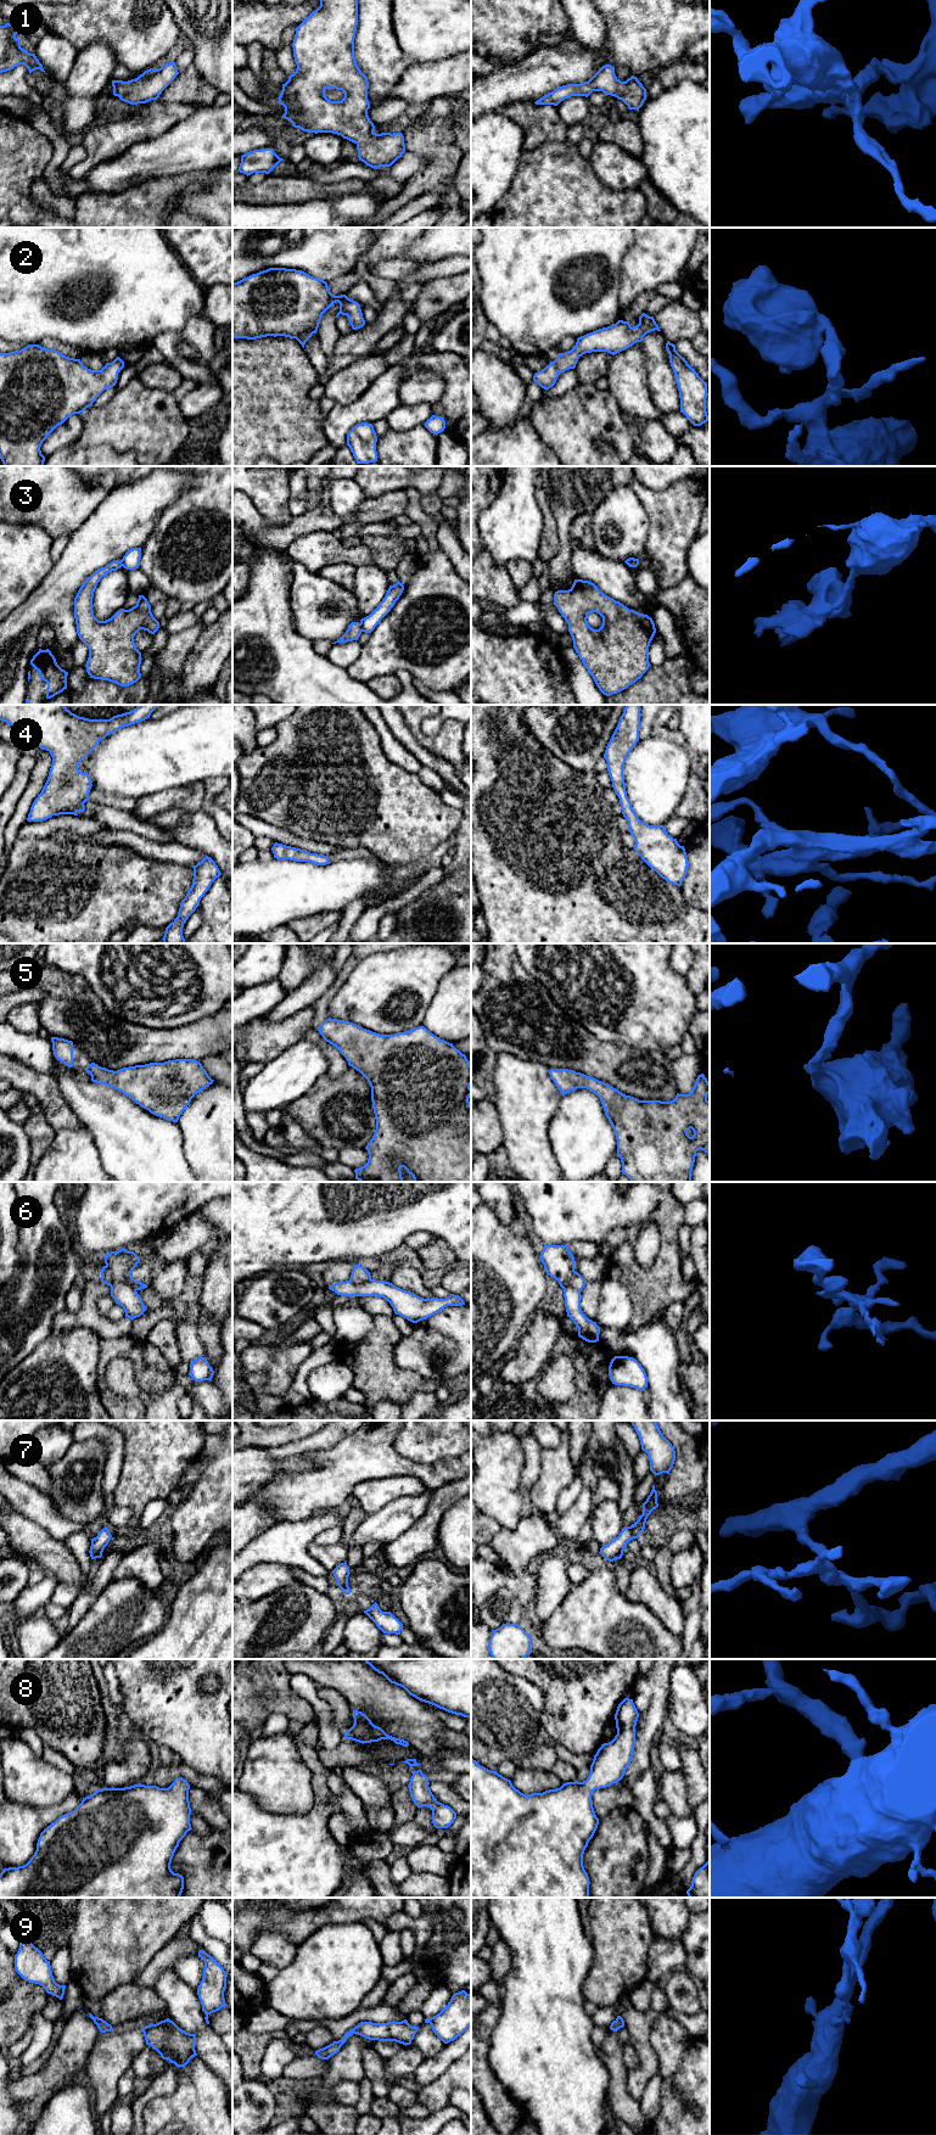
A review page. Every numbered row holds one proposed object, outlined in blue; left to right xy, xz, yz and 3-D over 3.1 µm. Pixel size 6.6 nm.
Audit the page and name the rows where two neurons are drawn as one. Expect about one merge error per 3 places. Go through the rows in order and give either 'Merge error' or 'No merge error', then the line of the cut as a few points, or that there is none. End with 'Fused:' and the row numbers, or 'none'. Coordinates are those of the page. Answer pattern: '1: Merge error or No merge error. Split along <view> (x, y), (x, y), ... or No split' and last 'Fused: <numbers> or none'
1: No merge error. No split
2: No merge error. No split
3: Merge error. Split along xz (359, 623), (362, 631)
4: No merge error. No split
5: No merge error. No split
6: Merge error. Split along yz (573, 1271), (570, 1284), (579, 1292)
7: No merge error. No split
8: No merge error. No split
9: No merge error. No split
Fused: 3, 6

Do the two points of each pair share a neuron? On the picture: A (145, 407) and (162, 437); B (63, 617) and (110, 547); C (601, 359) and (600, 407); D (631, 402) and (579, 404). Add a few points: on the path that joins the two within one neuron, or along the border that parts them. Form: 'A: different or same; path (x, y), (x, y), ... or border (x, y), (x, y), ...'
A: same; path (145, 414), (145, 419), (155, 430)
B: same; path (63, 598), (63, 586), (90, 559)
C: different; border (579, 382), (590, 382), (593, 385)
D: different; border (607, 391), (622, 410)

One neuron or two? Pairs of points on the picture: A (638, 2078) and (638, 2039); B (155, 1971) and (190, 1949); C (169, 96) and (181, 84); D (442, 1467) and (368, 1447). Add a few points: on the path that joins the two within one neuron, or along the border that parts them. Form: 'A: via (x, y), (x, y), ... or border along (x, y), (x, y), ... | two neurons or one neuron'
A: via (644, 2068), (644, 2049) | one neuron
B: via (163, 1962), (177, 1949), (181, 1949) | one neuron
C: via (172, 94), (179, 87) | one neuron
D: via (424, 1469), (413, 1469), (386, 1462) | one neuron

